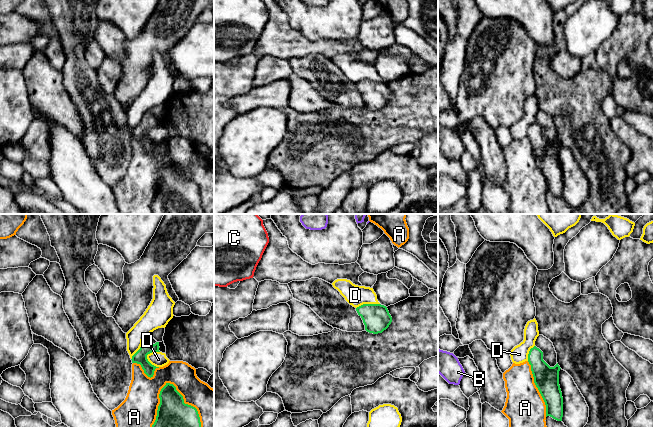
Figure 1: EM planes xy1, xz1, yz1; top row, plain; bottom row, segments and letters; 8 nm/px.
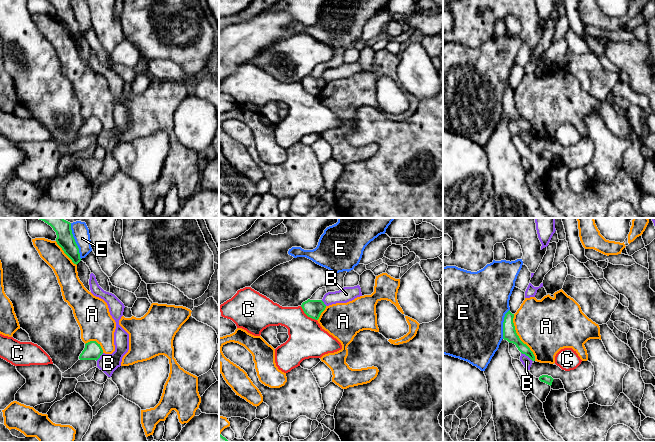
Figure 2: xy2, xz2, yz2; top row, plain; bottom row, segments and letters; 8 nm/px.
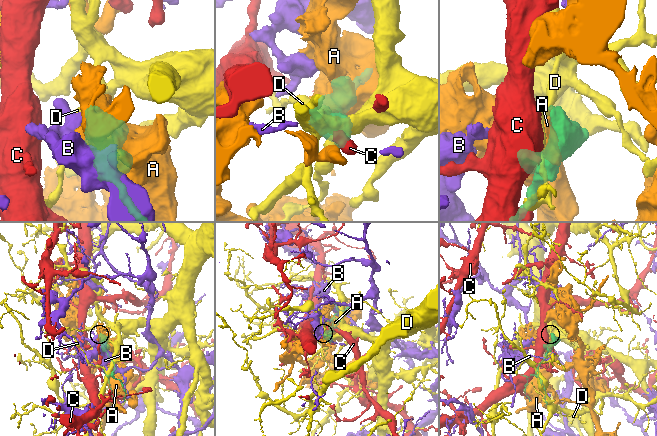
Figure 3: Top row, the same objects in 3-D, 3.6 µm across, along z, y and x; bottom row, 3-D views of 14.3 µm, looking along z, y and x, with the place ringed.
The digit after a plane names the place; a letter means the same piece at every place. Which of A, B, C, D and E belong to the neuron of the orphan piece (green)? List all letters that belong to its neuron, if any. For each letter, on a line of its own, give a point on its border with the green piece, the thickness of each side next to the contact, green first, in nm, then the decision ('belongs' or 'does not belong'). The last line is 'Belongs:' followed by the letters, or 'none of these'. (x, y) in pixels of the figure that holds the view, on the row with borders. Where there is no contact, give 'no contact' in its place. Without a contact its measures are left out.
A: meets green in xy1 at (187, 404); 240 nm thick on the green side, 280 nm on the other; does not belong
B: meets green in yz2 at (527, 355); 110 nm thick on the green side, 80 nm on the other; does not belong
C: meets green in xz2 at (307, 315); 140 nm thick on the green side, 300 nm on the other; does not belong
D: meets green in xy1 at (149, 362); 110 nm thick on the green side, 120 nm on the other; does not belong
E: meets green in xy2 at (74, 241); 140 nm thick on the green side, 140 nm on the other; does not belong
Belongs: none of these

